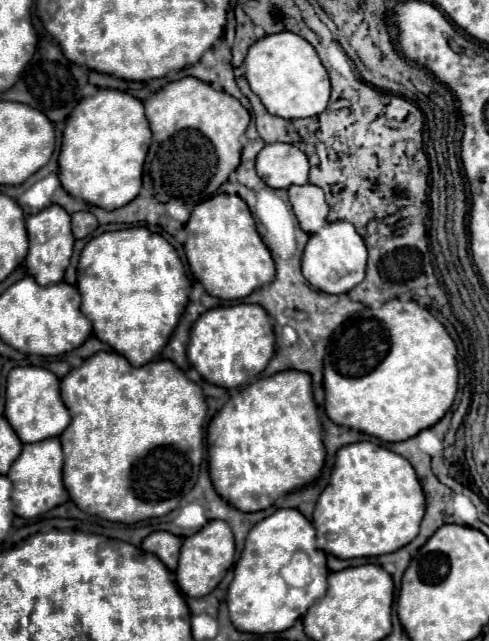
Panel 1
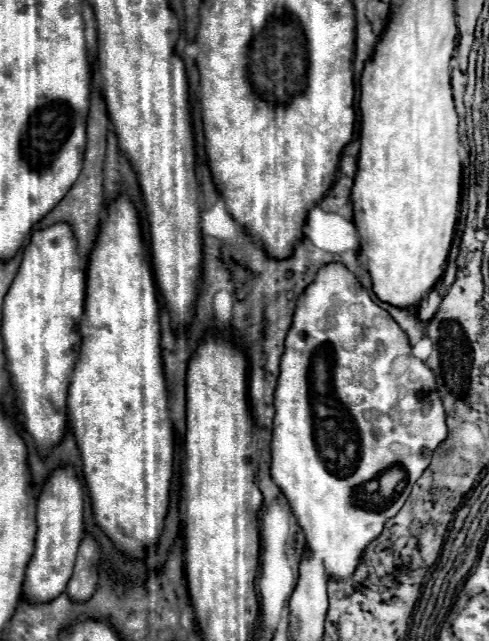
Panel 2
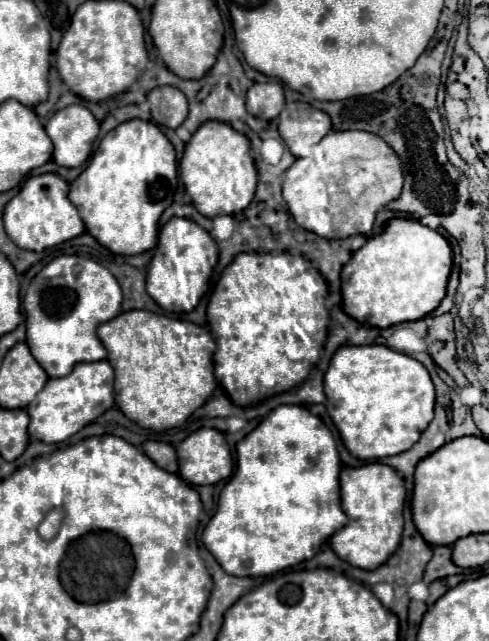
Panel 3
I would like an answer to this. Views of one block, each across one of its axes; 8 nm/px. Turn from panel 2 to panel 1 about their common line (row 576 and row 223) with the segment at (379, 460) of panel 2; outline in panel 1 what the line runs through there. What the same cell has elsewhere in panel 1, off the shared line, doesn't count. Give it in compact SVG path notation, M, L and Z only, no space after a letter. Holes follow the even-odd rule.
M332 222L326 224L320 232L312 234L302 256L302 274L314 290L326 294L350 292L356 284L364 280L366 270L366 246L356 228L350 222Z

